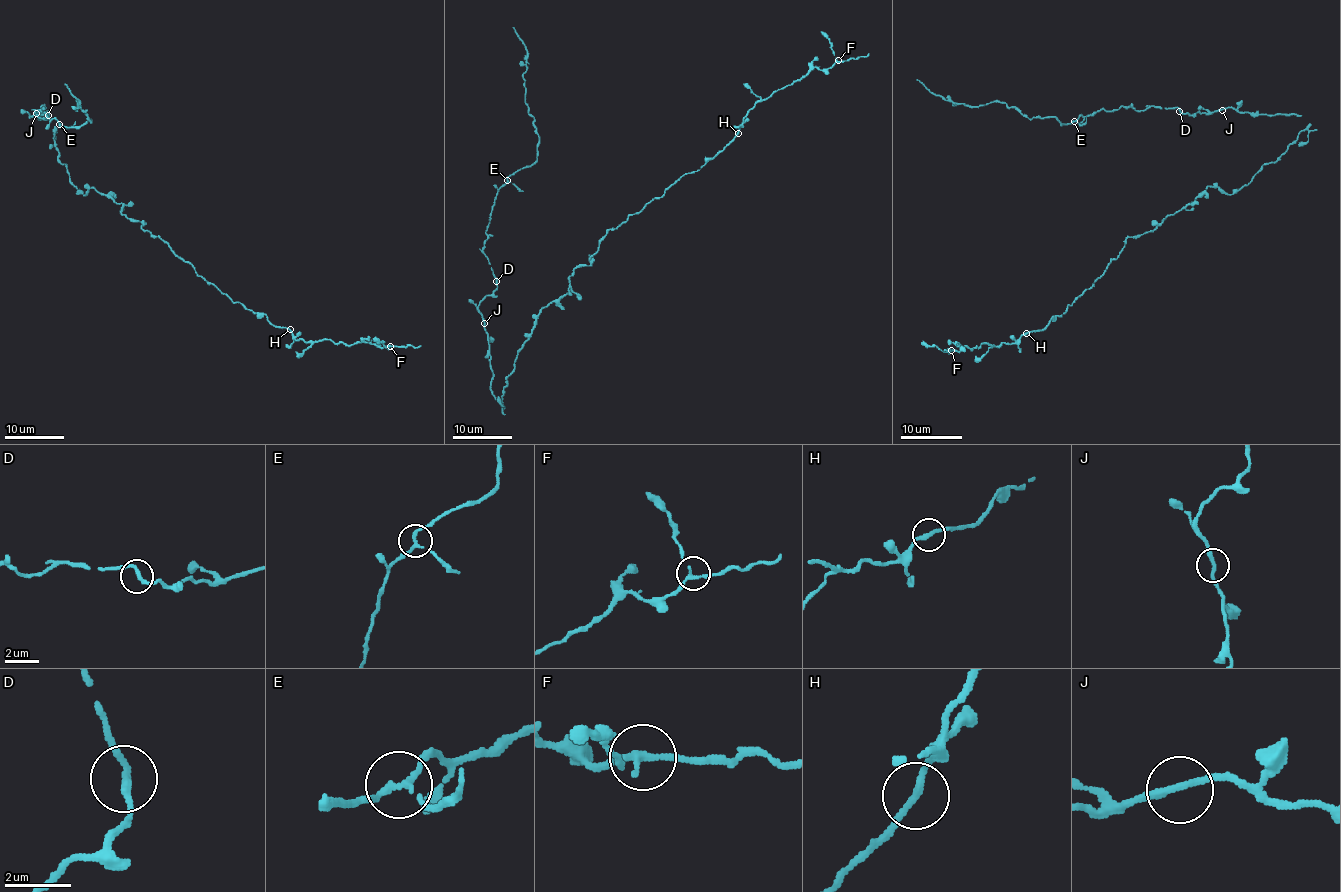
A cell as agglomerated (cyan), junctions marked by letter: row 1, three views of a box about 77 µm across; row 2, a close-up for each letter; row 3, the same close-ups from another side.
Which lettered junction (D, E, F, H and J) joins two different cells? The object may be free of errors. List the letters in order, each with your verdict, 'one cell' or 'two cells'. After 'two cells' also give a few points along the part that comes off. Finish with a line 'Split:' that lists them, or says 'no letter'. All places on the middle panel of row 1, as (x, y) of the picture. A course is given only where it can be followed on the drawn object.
D: one cell
E: one cell
F: one cell
H: one cell
J: one cell
Split: no letter

